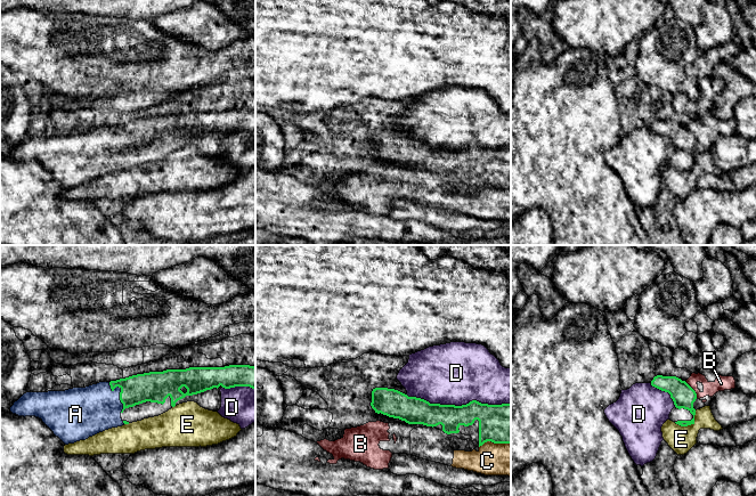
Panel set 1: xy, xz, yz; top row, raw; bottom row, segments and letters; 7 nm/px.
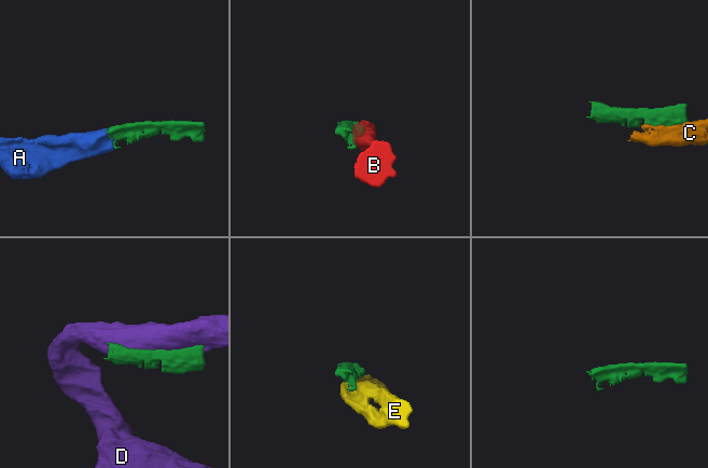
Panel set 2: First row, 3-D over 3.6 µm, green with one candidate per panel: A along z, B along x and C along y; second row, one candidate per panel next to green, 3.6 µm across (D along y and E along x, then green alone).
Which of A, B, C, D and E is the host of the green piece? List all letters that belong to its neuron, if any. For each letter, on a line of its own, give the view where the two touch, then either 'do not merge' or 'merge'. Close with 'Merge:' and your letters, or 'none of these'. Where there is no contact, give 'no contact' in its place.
A: xy | merge
B: yz | do not merge
C: xz | do not merge
D: xz | do not merge
E: yz | do not merge
Merge: A

